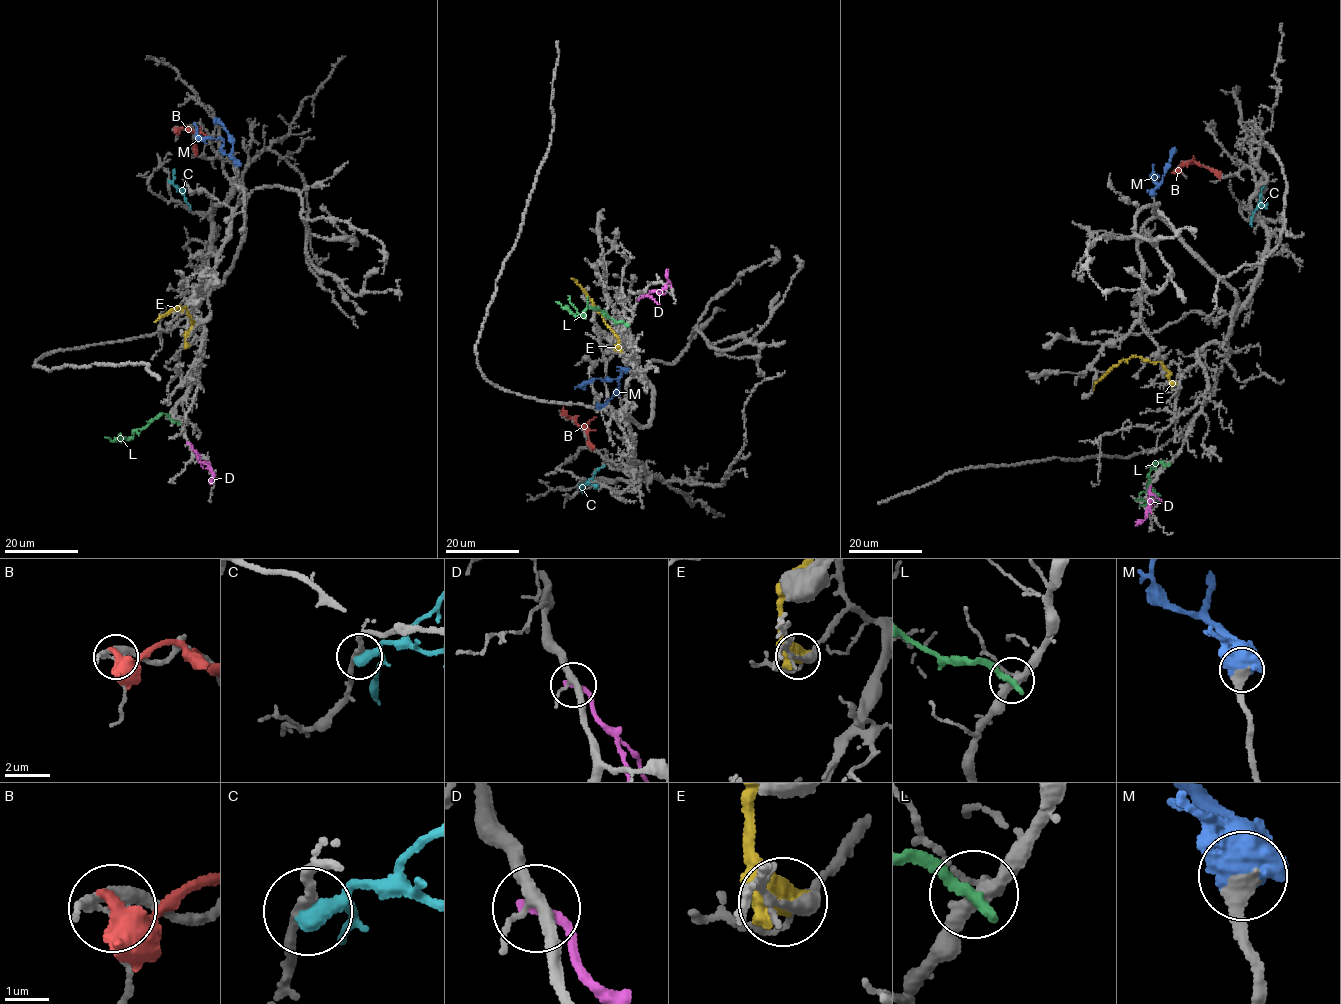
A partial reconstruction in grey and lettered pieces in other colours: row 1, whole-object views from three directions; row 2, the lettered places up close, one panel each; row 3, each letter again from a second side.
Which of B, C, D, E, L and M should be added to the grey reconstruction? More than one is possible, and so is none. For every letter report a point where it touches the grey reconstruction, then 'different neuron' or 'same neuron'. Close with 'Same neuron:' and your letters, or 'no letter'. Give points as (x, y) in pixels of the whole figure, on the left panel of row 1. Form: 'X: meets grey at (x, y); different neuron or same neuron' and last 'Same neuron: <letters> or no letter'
B: meets grey at (175, 129); different neuron
C: meets grey at (169, 181); different neuron
D: meets grey at (188, 443); different neuron
E: meets grey at (187, 345); different neuron
L: meets grey at (178, 422); different neuron
M: meets grey at (237, 165); same neuron
Same neuron: M

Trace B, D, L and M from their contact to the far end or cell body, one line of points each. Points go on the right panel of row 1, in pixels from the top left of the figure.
B: (1177, 169), (1180, 171), (1182, 163), (1194, 161), (1210, 168), (1220, 179)
D: (1150, 486), (1147, 517), (1136, 526)
L: (1168, 464), (1164, 465), (1158, 461), (1151, 467), (1147, 485), (1157, 495), (1147, 505), (1139, 505)
M: (1153, 194), (1158, 186), (1153, 172), (1151, 176), (1154, 176), (1154, 164)

